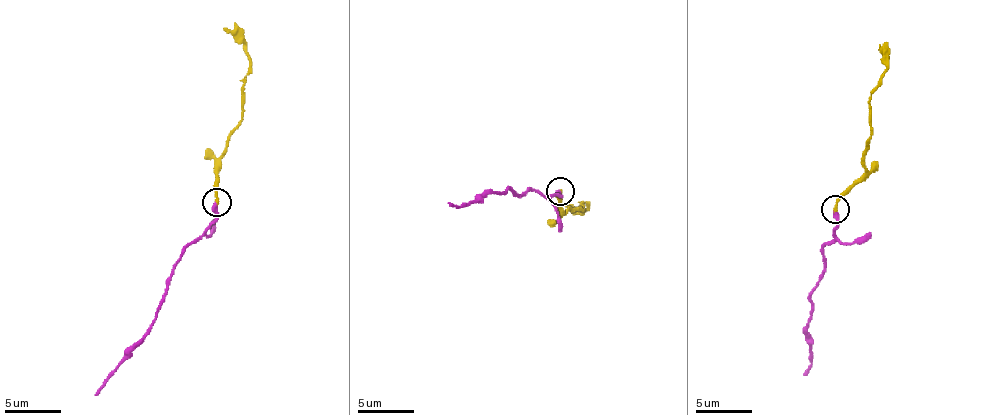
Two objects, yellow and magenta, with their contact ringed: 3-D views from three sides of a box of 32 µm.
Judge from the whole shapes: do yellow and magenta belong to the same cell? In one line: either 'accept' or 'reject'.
accept

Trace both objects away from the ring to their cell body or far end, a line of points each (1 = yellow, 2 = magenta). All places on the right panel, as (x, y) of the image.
1: (836, 209), (836, 200), (864, 173), (865, 147), (871, 137), (869, 96), (886, 66), (879, 45)
2: (836, 208), (835, 239), (822, 250), (825, 267), (810, 296), (809, 369), (803, 373)

